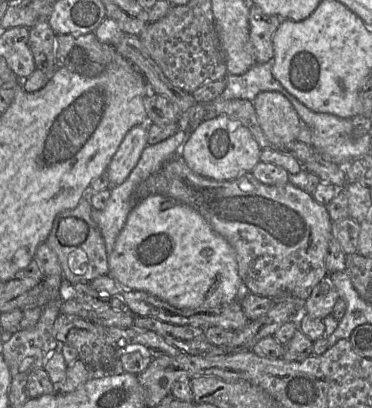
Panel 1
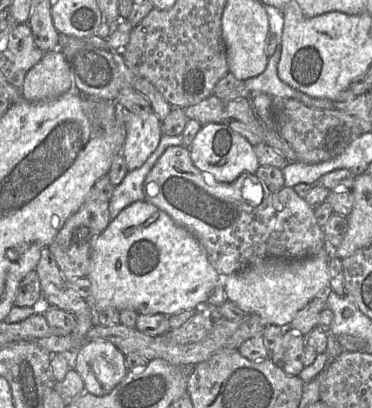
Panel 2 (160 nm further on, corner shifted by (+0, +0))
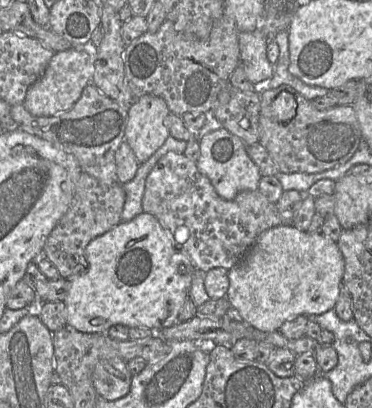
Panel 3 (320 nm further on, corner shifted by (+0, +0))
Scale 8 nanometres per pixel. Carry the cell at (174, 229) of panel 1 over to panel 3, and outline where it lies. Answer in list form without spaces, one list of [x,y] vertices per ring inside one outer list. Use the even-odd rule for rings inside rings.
[[[142,212],[128,222],[118,225],[91,240],[85,249],[86,268],[68,278],[70,289],[64,303],[68,316],[67,326],[82,333],[107,334],[114,325],[147,327],[155,331],[179,322],[180,311],[189,297],[189,289],[196,268],[178,250],[159,221]]]

